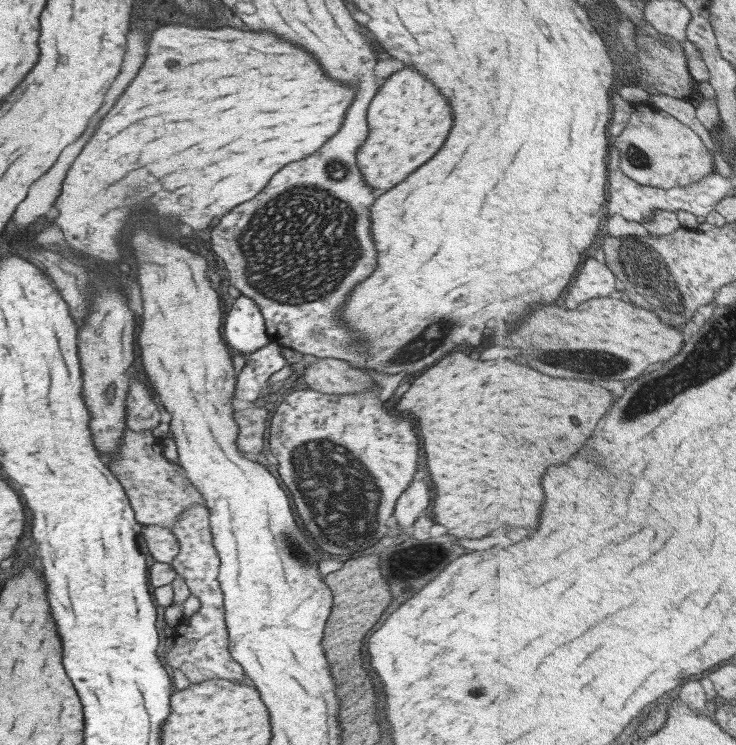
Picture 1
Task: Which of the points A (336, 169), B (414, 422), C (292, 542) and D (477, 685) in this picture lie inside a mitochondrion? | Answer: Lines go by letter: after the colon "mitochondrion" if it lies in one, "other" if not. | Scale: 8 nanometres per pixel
A: mitochondrion
B: other
C: mitochondrion
D: mitochondrion

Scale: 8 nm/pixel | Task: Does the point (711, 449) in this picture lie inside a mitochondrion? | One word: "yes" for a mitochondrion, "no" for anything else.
no

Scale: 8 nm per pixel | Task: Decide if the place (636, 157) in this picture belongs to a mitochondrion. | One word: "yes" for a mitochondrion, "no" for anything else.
yes

